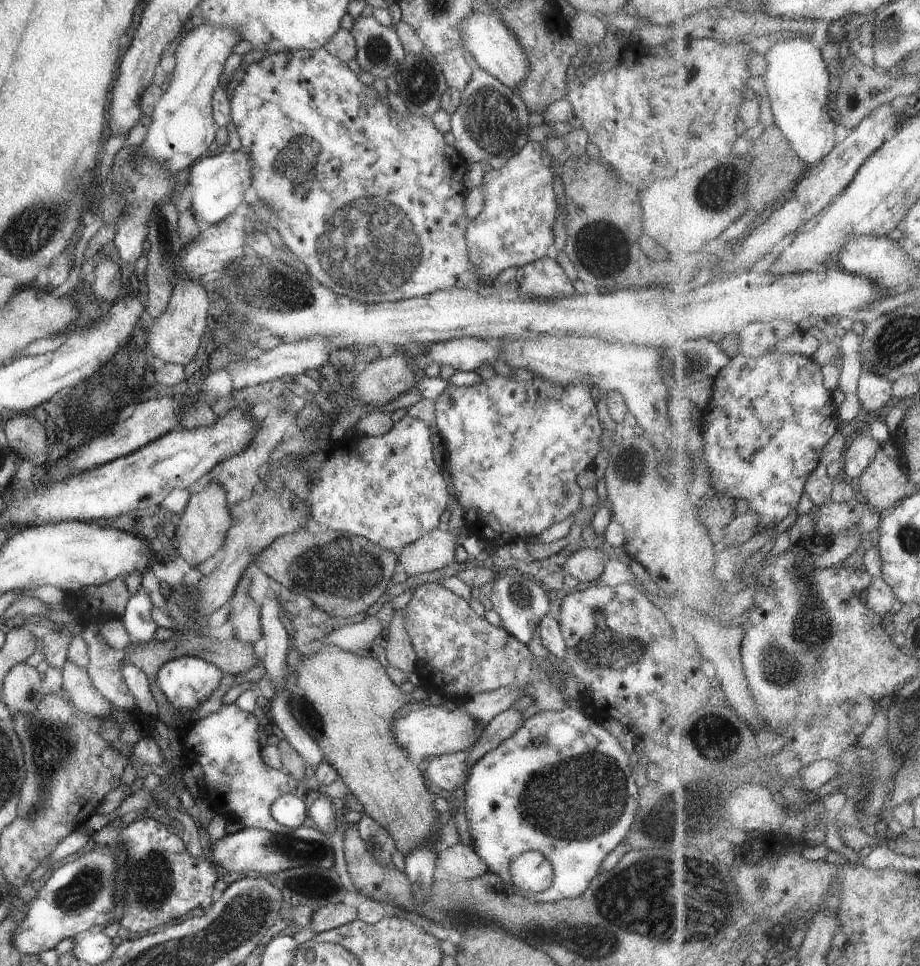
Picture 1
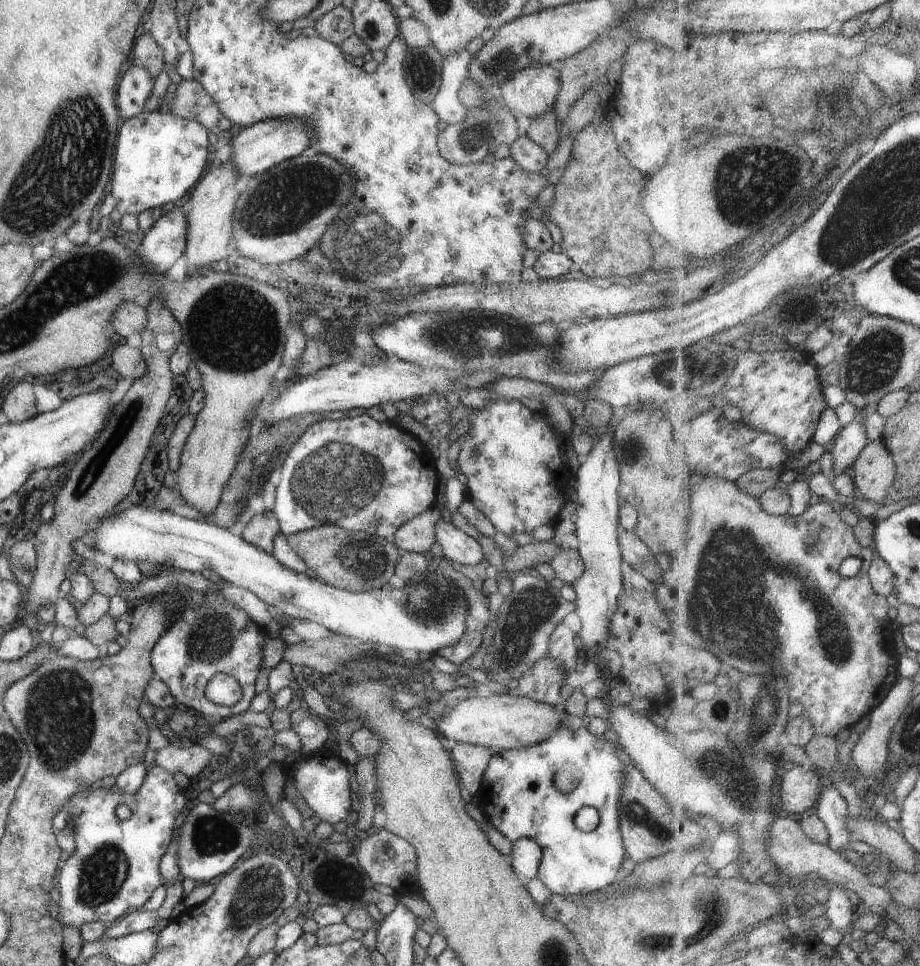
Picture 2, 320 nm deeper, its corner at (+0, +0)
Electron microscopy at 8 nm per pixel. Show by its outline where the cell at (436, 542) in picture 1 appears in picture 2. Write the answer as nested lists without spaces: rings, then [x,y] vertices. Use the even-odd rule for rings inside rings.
[[[435,506],[425,509],[419,516],[399,525],[391,535],[392,543],[403,552],[423,554],[433,544],[434,522],[440,518],[440,509]]]

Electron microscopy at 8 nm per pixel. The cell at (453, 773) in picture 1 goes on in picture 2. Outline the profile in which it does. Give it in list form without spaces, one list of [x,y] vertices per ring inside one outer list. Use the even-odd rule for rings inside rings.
[[[453,743],[448,745],[448,751],[460,788],[468,790],[471,796],[475,795],[492,750],[481,745]]]

